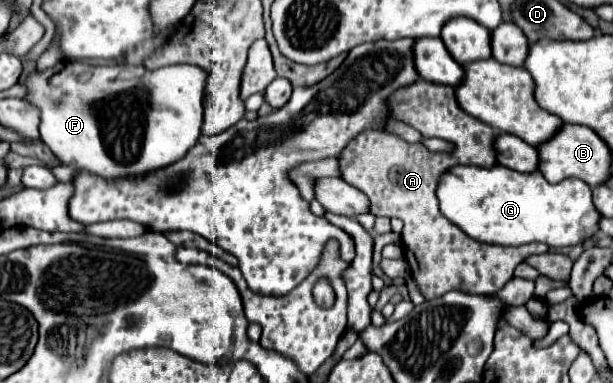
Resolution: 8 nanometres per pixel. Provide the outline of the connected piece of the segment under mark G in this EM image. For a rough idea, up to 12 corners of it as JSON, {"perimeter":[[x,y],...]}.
{"perimeter":[[455,166],[441,214],[477,242],[581,244],[579,178]]}

